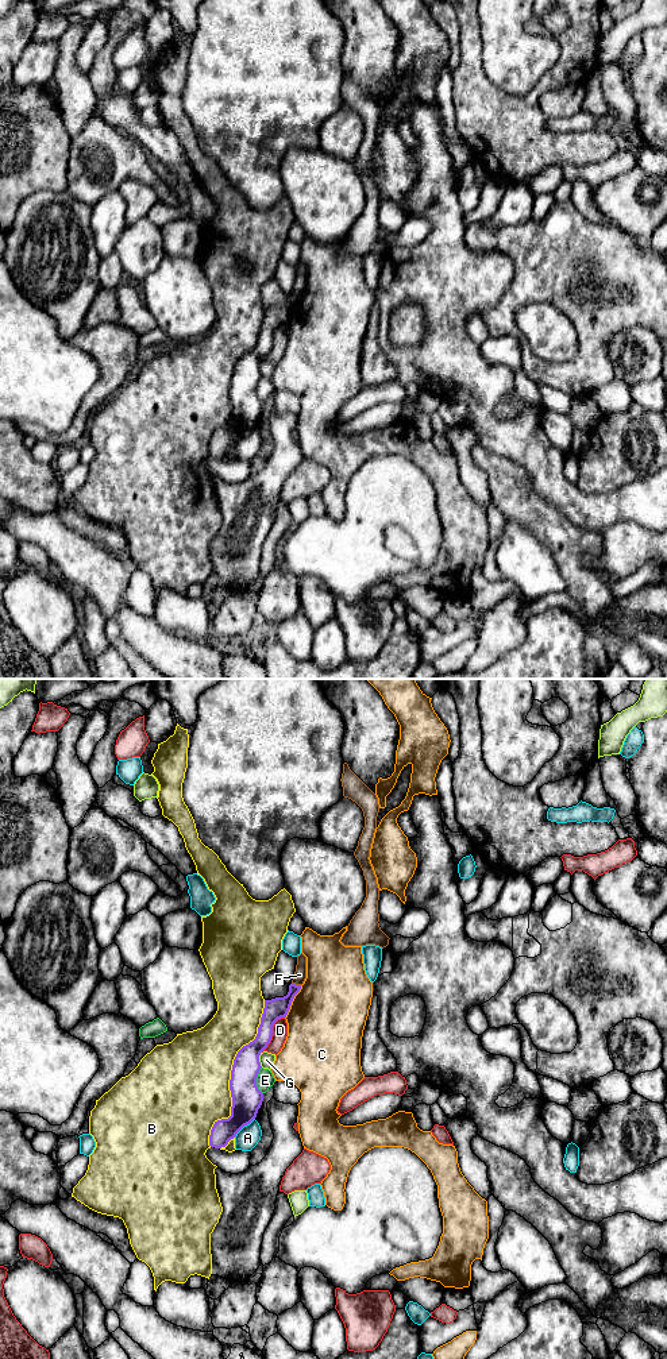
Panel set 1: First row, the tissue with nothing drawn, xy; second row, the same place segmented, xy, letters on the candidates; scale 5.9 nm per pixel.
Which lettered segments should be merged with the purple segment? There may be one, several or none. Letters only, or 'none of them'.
none of them

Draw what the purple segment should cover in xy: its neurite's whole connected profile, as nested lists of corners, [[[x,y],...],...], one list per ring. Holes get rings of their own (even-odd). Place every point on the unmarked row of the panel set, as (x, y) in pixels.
[[[290,293],[286,305],[265,309],[255,348],[243,355],[234,368],[230,389],[231,425],[215,431],[209,444],[211,456],[225,456],[244,435],[257,426],[263,410],[263,402],[257,395],[257,386],[262,377],[259,364],[271,350],[274,332],[281,327],[286,327],[292,310],[300,298],[301,294]]]

